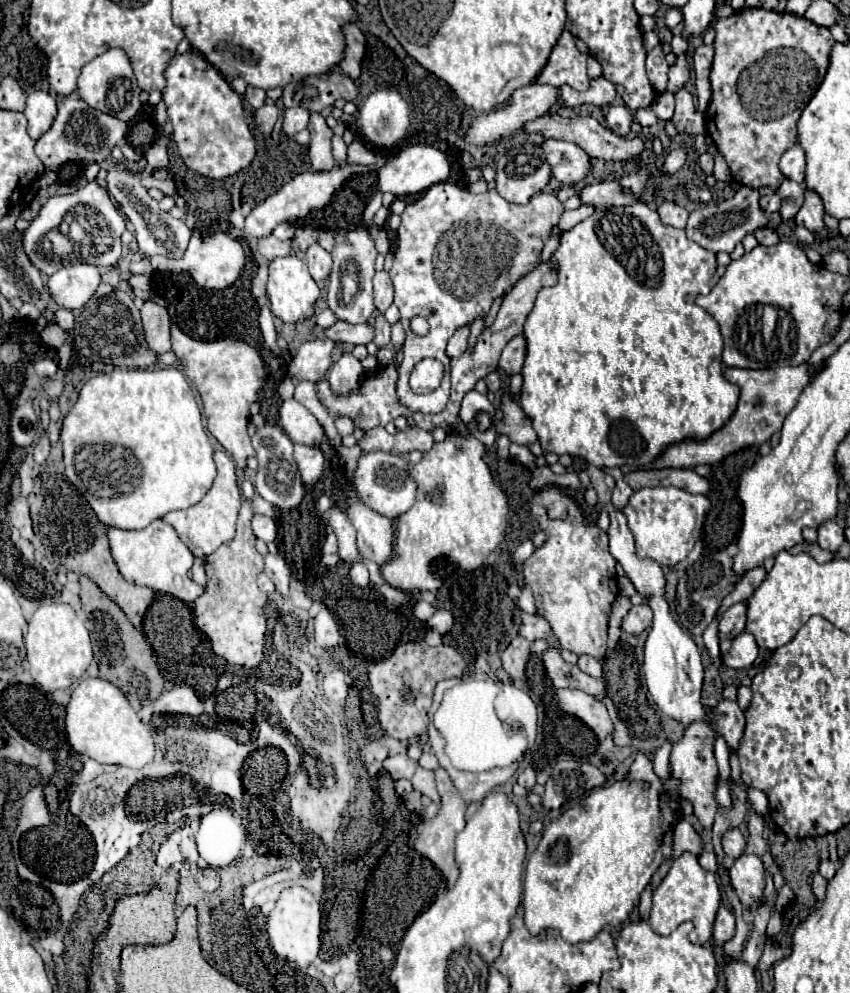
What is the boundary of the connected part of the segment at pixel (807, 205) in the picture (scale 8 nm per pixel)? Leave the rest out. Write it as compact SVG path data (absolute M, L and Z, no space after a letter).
M806 190L806 200L800 212L796 214L796 224L806 226L814 234L824 232L824 206L816 192Z

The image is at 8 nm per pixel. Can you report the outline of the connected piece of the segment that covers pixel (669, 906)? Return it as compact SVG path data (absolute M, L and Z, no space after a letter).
M684 852L680 858L676 858L666 874L666 878L660 882L652 896L652 912L650 912L650 926L656 934L668 936L672 930L676 930L682 922L690 920L694 922L694 938L698 944L706 944L712 938L712 924L716 918L720 906L720 890L716 882L716 874L702 868L698 864L698 858L690 852Z

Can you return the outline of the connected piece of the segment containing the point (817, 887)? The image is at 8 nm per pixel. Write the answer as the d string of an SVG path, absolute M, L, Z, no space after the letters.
M816 872L816 874L814 874L814 880L812 880L812 890L814 890L816 898L818 898L818 906L822 904L824 896L826 896L826 886L828 886L828 882L820 876L820 872Z

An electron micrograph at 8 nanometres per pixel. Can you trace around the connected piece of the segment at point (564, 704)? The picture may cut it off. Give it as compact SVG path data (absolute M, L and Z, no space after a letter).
M558 690L556 694L558 706L568 714L578 716L584 724L588 724L600 740L614 732L614 724L606 712L606 706L594 696L582 690Z

